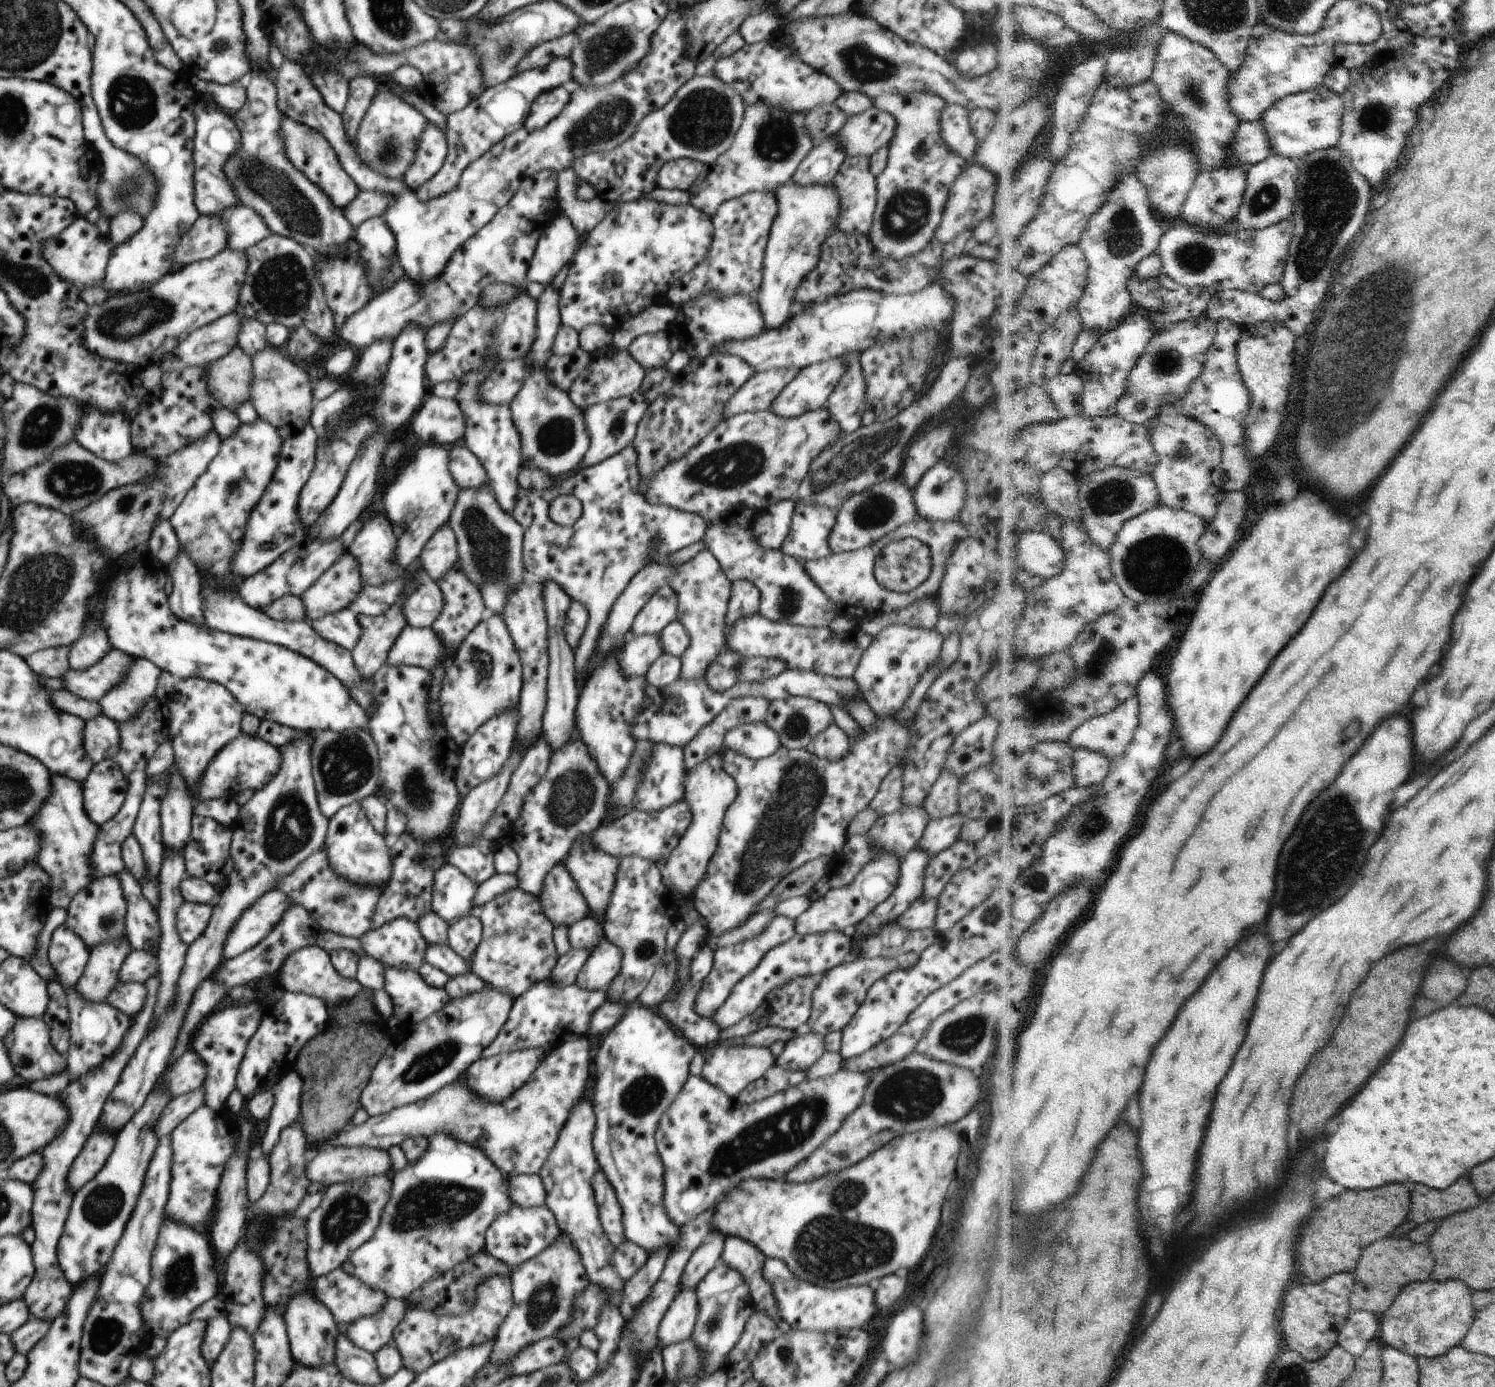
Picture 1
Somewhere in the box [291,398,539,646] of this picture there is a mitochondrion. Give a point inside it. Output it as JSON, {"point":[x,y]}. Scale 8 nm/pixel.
{"point":[494,560]}

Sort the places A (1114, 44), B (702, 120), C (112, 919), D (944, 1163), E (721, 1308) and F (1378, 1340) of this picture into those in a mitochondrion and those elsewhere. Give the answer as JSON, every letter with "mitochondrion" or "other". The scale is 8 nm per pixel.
{"A":"other","B":"mitochondrion","C":"mitochondrion","D":"other","E":"mitochondrion","F":"other"}

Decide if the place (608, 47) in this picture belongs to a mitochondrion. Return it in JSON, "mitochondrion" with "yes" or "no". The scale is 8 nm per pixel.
{"mitochondrion":"yes"}

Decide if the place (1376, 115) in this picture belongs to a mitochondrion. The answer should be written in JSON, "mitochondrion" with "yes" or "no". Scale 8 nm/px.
{"mitochondrion":"yes"}

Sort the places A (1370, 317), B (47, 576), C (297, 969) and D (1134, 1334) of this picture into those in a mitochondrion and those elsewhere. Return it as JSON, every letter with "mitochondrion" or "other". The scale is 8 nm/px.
{"A":"mitochondrion","B":"mitochondrion","C":"other","D":"other"}

